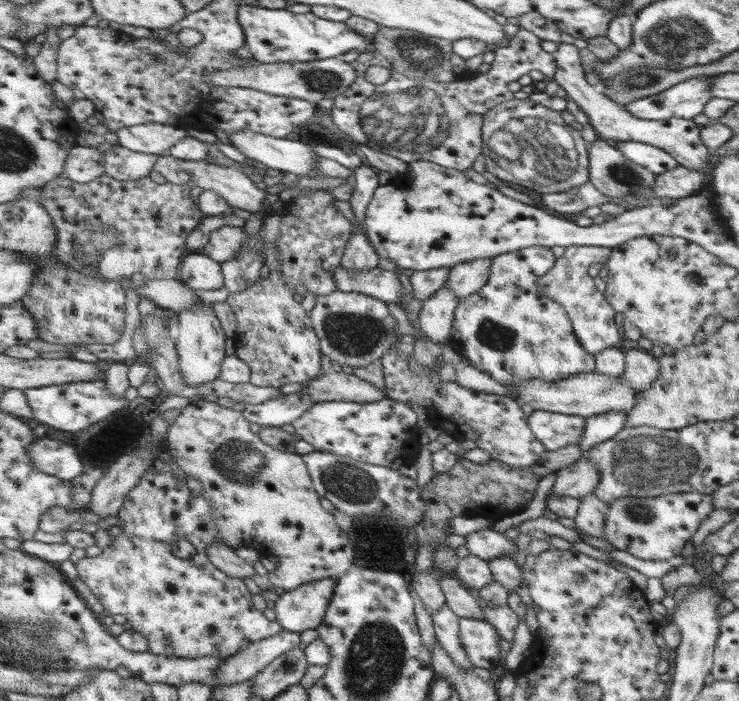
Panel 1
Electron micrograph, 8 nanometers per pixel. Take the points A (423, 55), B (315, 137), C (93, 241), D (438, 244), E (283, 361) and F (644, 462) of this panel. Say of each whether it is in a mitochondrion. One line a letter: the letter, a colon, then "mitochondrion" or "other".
A: mitochondrion
B: other
C: mitochondrion
D: other
E: other
F: mitochondrion

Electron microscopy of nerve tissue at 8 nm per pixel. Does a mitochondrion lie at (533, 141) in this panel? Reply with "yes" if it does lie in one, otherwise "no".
yes

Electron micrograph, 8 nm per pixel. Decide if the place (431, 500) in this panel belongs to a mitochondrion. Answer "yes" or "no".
no

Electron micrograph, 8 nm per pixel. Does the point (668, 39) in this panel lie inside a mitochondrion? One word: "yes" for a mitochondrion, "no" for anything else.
yes

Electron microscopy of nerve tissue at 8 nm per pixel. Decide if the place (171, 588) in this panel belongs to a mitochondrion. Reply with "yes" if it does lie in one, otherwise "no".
no

